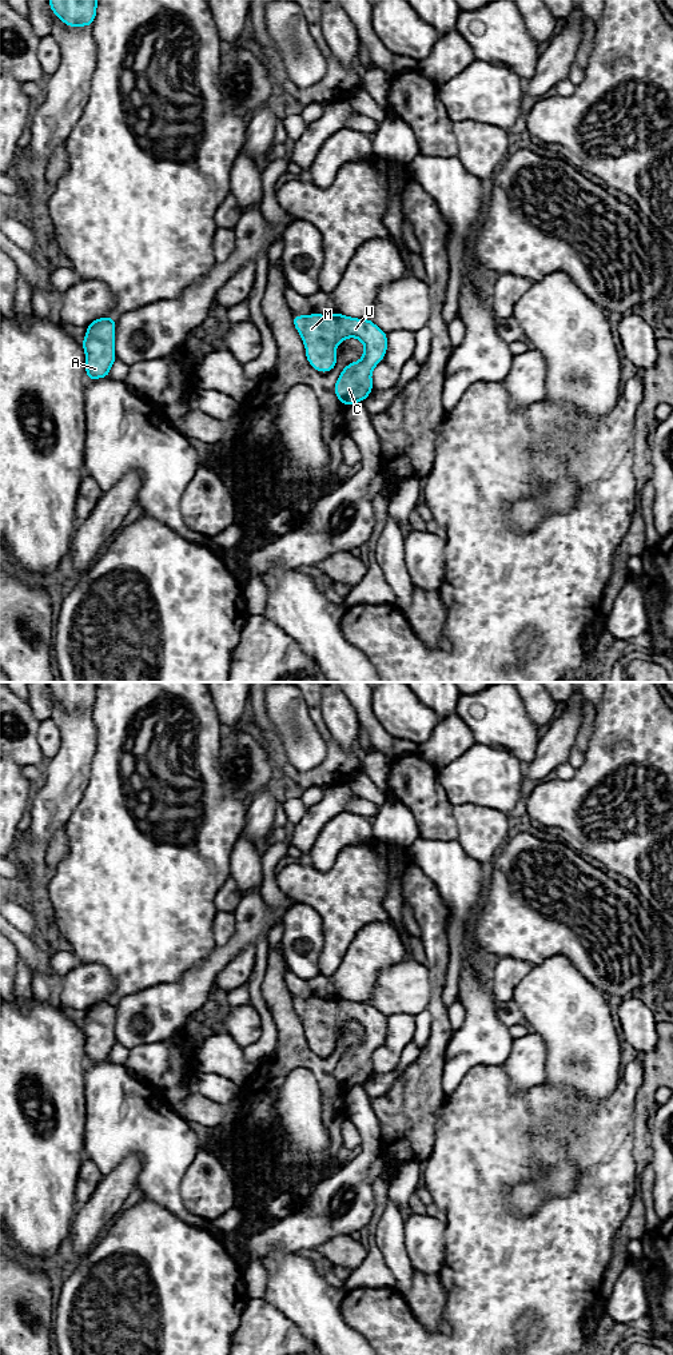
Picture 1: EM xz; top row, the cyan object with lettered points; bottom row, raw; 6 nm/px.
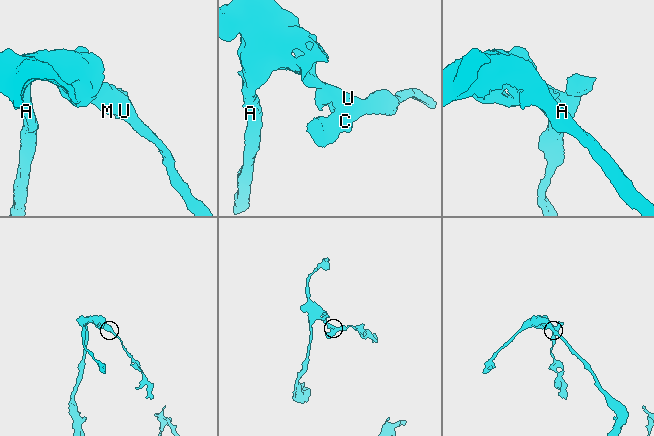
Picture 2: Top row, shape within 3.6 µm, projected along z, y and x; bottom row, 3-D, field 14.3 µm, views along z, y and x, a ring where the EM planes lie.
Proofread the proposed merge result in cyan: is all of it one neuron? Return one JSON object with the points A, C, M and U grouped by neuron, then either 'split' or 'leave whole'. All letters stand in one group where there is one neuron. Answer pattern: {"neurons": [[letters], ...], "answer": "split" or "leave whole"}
{"neurons": [["A", "C", "M", "U"]], "answer": "leave whole"}

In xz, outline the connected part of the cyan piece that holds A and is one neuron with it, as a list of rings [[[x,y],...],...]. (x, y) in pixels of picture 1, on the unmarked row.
[[[112,1000],[95,1003],[87,1009],[81,1031],[85,1035],[84,1051],[88,1064],[109,1060],[111,1049],[118,1043],[115,1013],[116,1008]]]

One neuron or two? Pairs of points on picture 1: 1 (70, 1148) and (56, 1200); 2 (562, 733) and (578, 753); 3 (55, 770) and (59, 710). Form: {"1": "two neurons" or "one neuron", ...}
{"1": "one neuron", "2": "two neurons", "3": "one neuron"}

